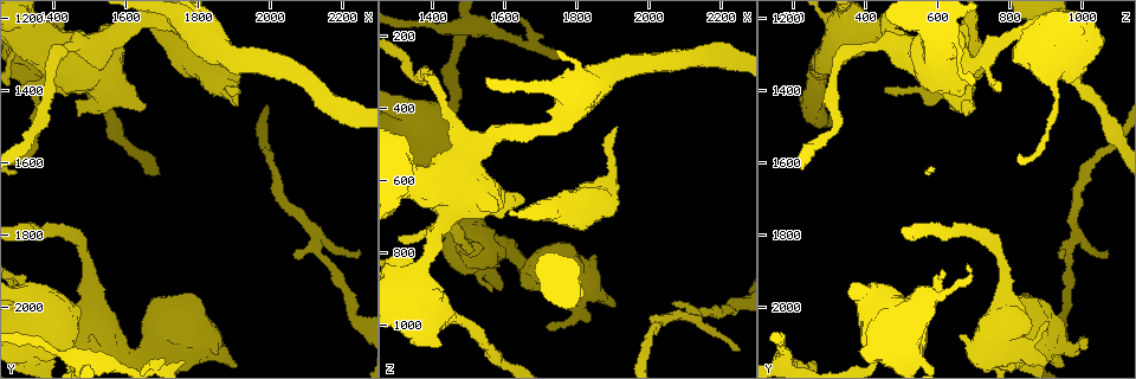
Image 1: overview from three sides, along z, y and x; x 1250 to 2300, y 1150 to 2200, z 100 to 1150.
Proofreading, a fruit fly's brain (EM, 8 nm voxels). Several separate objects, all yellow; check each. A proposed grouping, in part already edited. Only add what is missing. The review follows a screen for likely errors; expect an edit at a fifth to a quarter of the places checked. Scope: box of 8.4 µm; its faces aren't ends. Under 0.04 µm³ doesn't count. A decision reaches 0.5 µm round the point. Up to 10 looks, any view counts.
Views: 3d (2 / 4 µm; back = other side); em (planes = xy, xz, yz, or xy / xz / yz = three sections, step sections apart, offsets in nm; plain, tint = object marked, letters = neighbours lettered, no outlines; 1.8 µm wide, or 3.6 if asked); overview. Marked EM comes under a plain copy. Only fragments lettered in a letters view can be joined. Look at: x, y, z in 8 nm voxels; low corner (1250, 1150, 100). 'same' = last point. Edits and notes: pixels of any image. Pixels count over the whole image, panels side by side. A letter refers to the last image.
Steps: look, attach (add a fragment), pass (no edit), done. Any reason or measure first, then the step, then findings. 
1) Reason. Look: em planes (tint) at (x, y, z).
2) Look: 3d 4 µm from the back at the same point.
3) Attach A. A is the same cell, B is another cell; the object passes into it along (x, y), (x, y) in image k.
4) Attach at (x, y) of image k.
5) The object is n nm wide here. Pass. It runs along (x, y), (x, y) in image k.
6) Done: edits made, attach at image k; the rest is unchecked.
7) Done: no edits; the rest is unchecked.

An open end. Look: 3d 4 µm at (1580, 1230, 660).

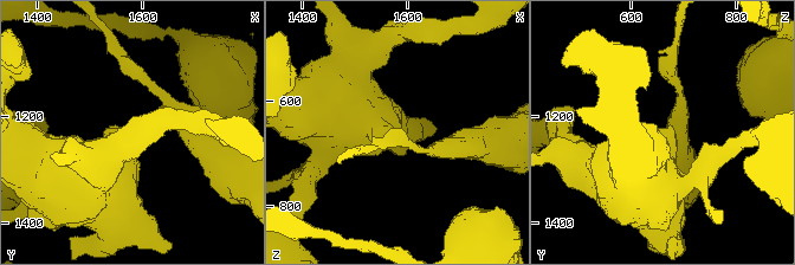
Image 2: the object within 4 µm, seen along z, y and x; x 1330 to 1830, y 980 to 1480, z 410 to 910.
Shape alone is not enough. Look: em xz step 8 (tint) at the same point.

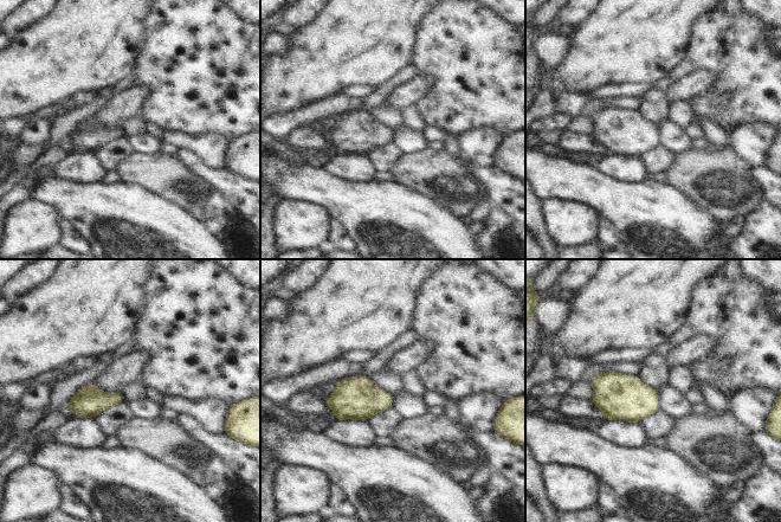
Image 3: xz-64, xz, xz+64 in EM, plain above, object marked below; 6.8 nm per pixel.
Cut it another way. Look: em planes (letters) at the same point.

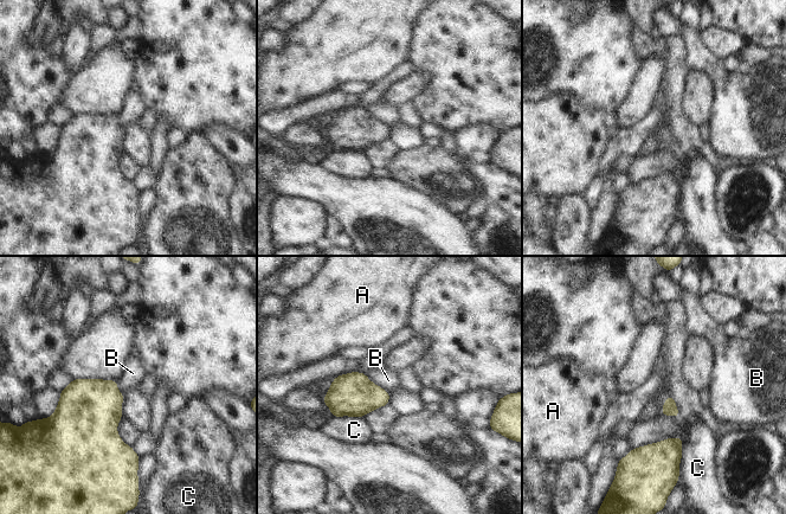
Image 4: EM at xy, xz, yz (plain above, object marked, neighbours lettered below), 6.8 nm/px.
Pass. A, B and C are other cells; a border runs along (366, 373), (371, 380), (388, 392) in image 4; no lettered fragment goes on from it.

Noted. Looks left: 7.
Free end. Look: em planes (letters) at (1905, 1400, 460).

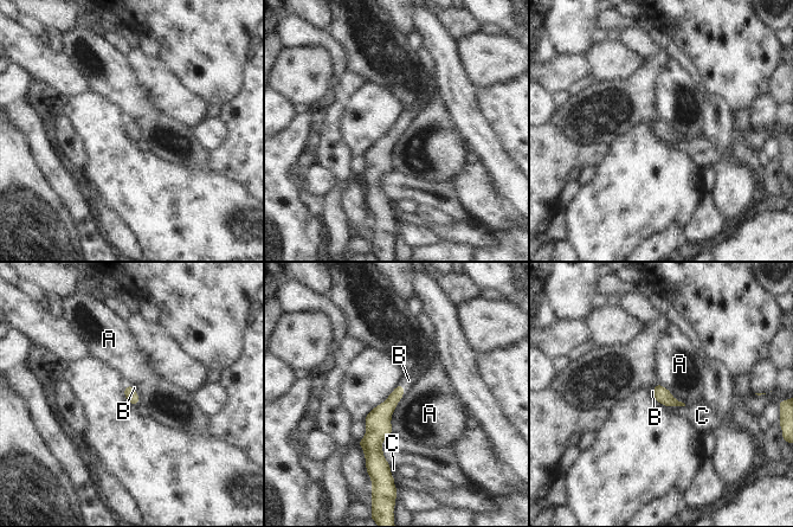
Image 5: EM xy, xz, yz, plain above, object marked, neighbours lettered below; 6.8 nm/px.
Attach B. B is the same cell, A and C are other cells; the object passes into it along (380, 416), (404, 387), (408, 380) in image 5; it goes on there.

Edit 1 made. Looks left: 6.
Look: overview.

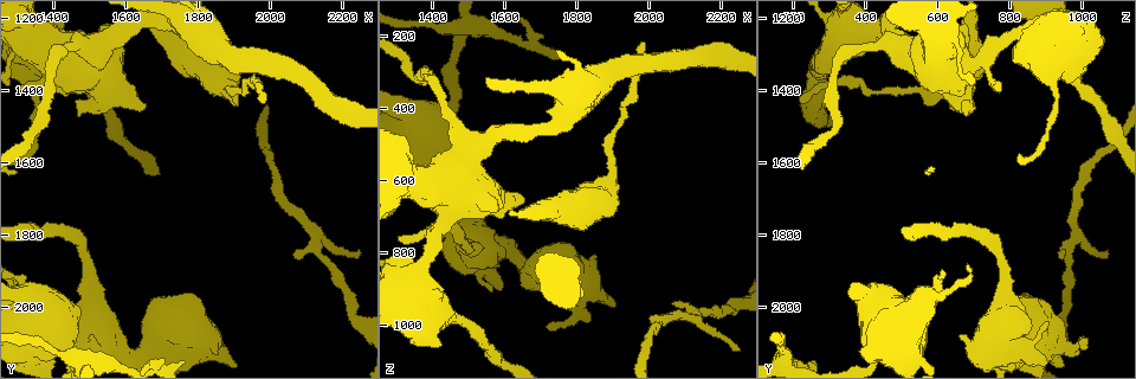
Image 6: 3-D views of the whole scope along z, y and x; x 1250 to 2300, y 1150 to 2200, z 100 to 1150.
Free end. Look: 3d 4 µm from the back at (2070, 1875, 940).

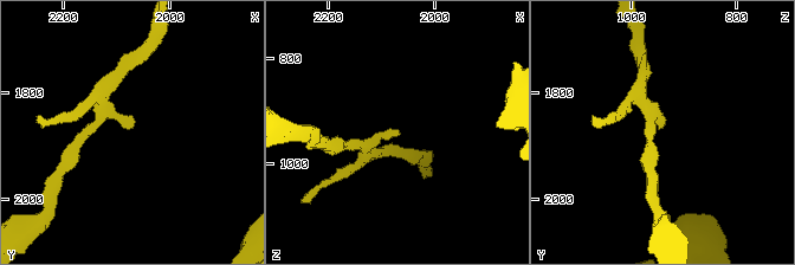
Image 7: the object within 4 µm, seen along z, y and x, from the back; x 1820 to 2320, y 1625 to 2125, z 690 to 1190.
Need the tissue. Look: em planes (letters) at (2065, 1865, 940).

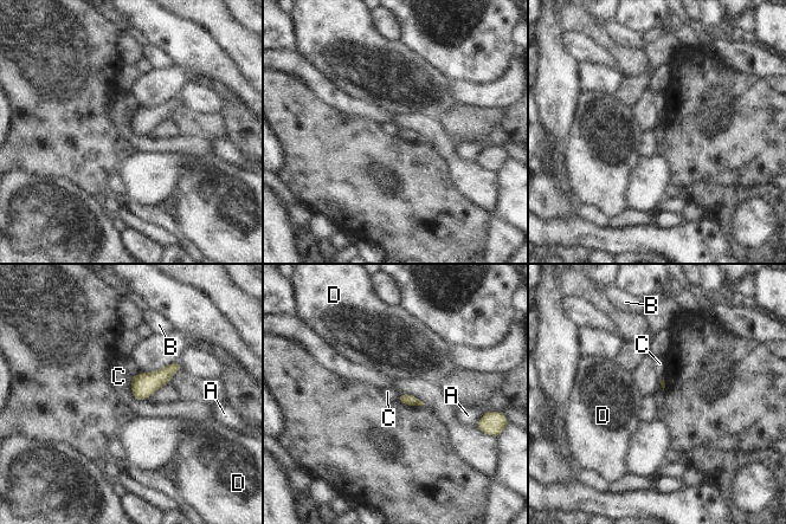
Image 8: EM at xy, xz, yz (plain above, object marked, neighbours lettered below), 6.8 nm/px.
The longest contact is with C, 190 nm. Pass. A, B, C and D are other cells; none of them fits.

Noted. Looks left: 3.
An open end. Look: em yz step 8 (letters) at (1740, 2120, 1010).

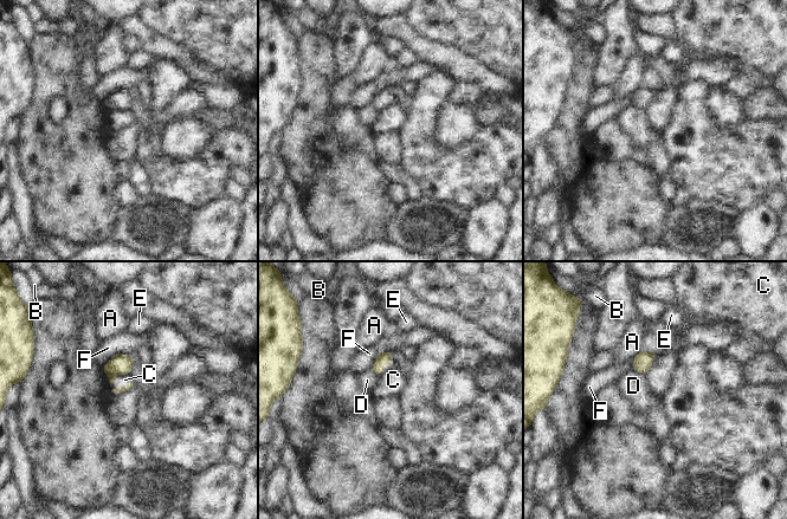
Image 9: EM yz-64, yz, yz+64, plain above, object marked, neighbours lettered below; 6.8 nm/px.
Pass. A, B, C, D, E and F are other cells; a border runs along (130, 372), (114, 376), (114, 394) in image 9; no lettered fragment goes on from it.

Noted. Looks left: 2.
Done: edits made, attach at image 5; the rest is unchecked.

